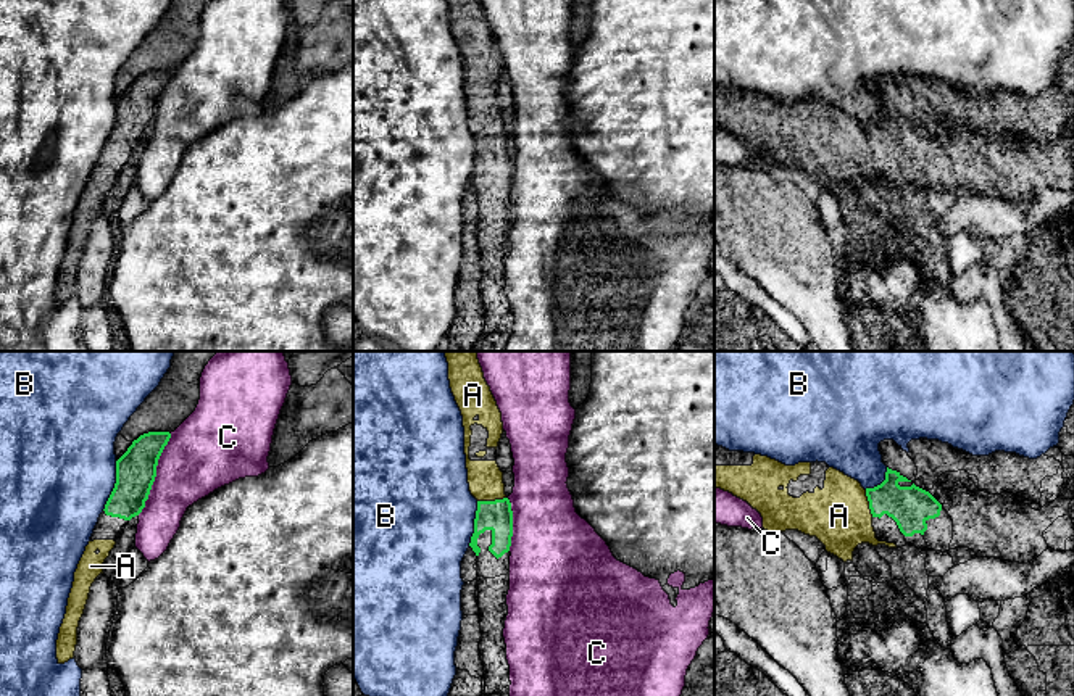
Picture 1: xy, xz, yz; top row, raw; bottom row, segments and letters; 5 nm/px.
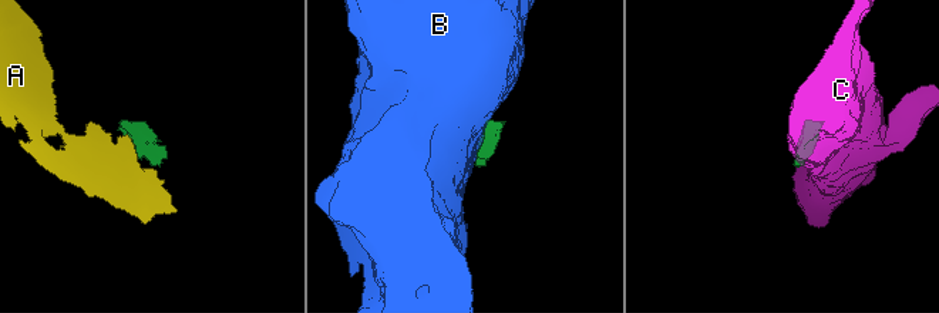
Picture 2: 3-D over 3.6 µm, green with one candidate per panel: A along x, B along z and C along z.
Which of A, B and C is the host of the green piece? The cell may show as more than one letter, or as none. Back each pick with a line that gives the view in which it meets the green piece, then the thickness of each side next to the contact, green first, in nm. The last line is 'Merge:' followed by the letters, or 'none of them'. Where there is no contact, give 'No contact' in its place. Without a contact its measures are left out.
A: Touches green in xz. Thickness 160 nm (green) against 180 nm
Merge: A

